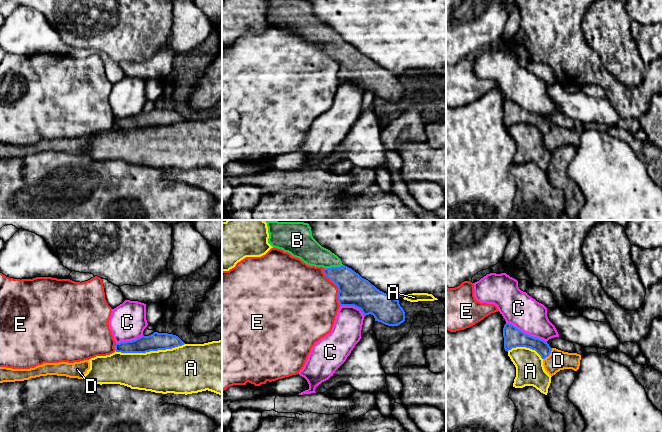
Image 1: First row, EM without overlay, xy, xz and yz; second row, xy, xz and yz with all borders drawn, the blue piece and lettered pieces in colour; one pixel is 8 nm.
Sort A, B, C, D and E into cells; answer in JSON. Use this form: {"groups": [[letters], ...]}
{"groups": [["A"], ["B"], ["C"], ["D"], ["E"]]}

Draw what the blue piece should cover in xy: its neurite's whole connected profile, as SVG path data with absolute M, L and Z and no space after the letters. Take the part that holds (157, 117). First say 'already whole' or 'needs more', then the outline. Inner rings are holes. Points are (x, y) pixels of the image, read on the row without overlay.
already whole; M154 108L149 112L141 113L126 118L116 119L116 128L121 129L146 129L150 127L172 125L185 119L176 111Z

